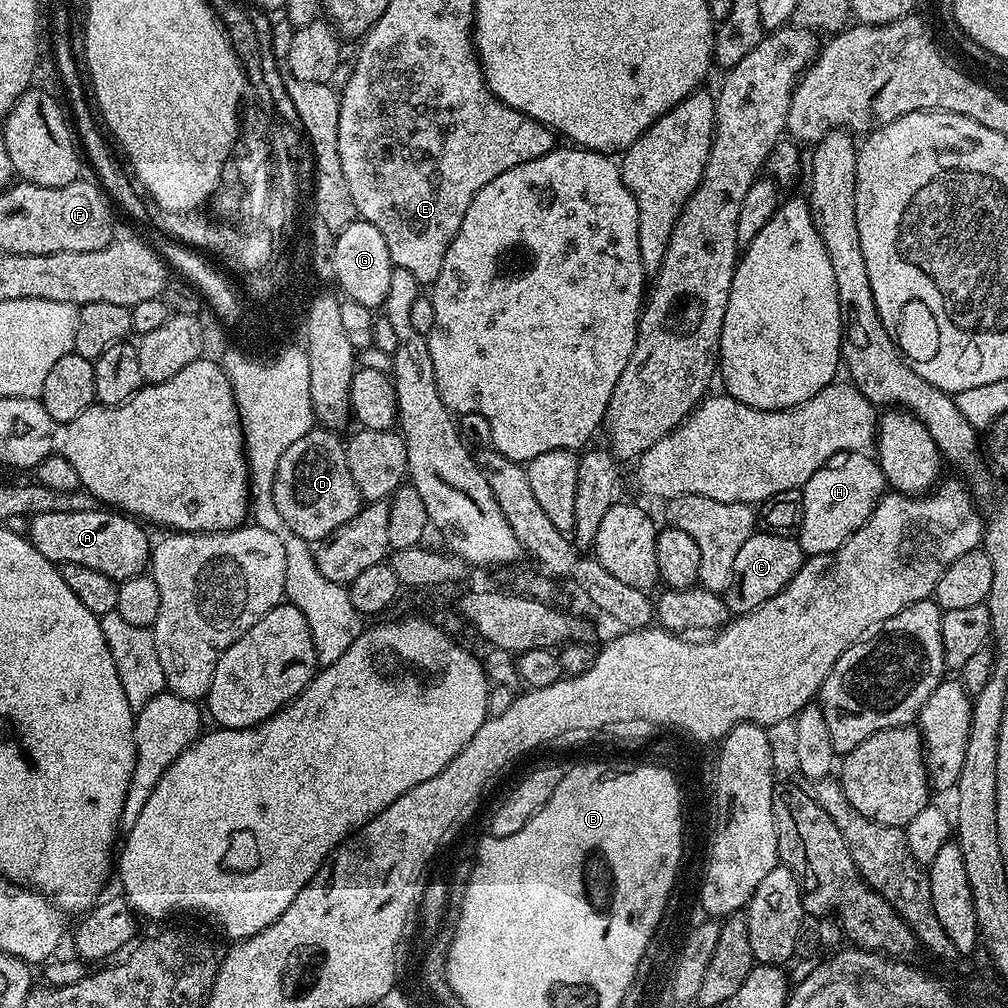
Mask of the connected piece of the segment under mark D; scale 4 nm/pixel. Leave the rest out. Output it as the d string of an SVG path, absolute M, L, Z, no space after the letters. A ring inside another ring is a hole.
M323 426L313 427L312 431L302 434L298 442L294 442L278 460L278 470L274 474L274 506L278 506L278 514L282 514L282 522L295 534L309 542L323 542L331 536L338 526L350 522L354 514L358 514L362 507L360 491L354 486L354 478L350 478L350 466L346 462L344 453L345 441L339 440L335 431Z

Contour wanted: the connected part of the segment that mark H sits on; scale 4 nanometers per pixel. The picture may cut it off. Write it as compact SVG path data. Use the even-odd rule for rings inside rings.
M850 452L835 466L819 468L804 483L802 491L804 513L798 539L805 557L810 557L841 548L864 525L866 518L870 518L886 485L880 465L873 457L871 460L864 452Z

